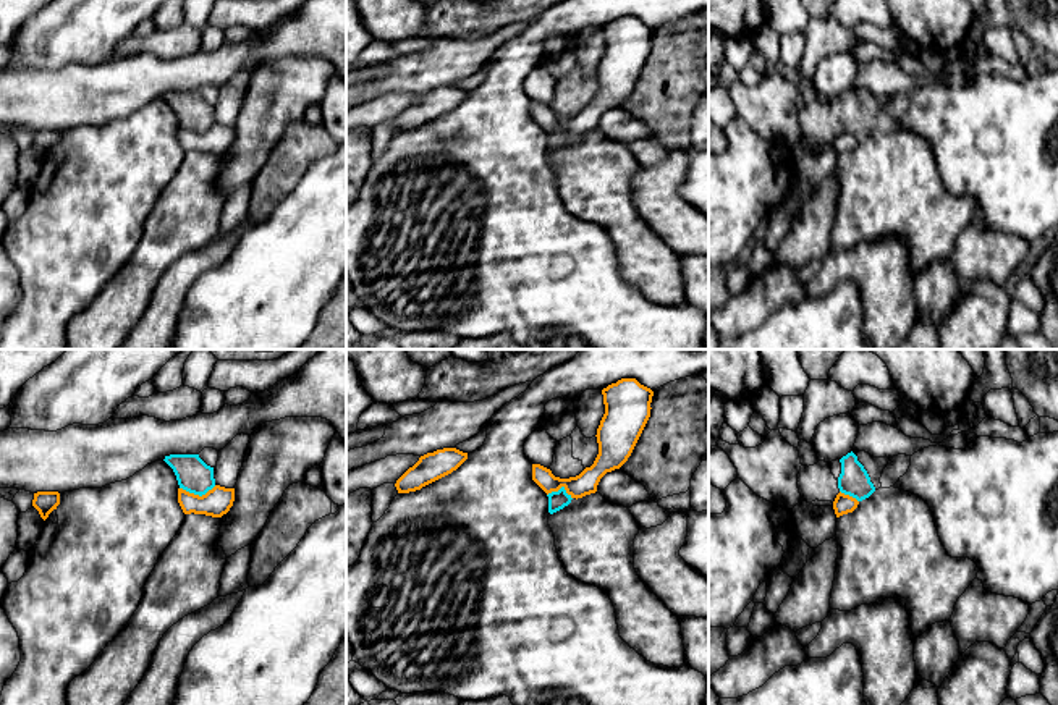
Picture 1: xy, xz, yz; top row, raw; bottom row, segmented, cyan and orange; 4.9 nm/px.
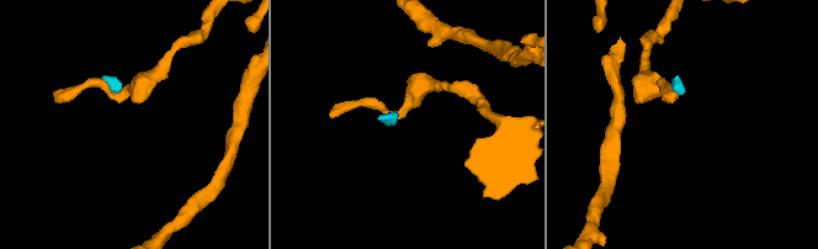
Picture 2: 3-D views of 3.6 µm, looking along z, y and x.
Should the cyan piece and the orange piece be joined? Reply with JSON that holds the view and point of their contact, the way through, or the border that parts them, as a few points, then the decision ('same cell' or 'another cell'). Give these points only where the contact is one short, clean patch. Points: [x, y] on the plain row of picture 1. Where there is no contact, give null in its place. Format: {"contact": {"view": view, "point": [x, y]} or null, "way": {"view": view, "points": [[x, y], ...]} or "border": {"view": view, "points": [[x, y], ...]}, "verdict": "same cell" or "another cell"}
{"contact": {"view": "xy", "point": [198, 131]}, "border": {"view": "xy", "points": [[215, 123], [201, 133], [180, 126]]}, "verdict": "another cell"}

